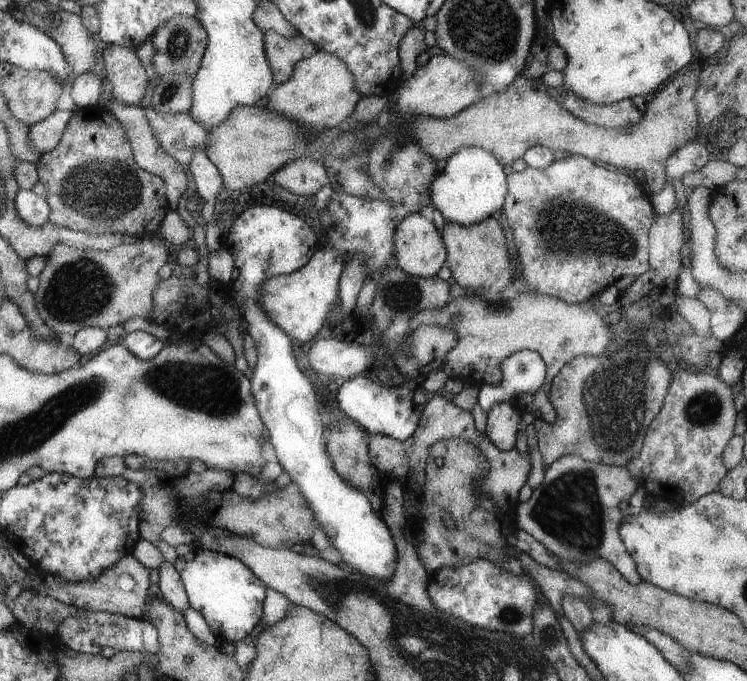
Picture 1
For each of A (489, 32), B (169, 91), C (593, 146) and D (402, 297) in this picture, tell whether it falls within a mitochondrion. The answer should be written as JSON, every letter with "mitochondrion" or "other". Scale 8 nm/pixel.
{"A":"mitochondrion","B":"mitochondrion","C":"other","D":"mitochondrion"}

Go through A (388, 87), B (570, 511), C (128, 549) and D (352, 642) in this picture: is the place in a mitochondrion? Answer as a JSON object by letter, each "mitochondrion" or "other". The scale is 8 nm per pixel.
{"A":"other","B":"mitochondrion","C":"other","D":"other"}

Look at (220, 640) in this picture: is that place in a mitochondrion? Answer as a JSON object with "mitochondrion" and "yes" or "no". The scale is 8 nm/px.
{"mitochondrion":"no"}

